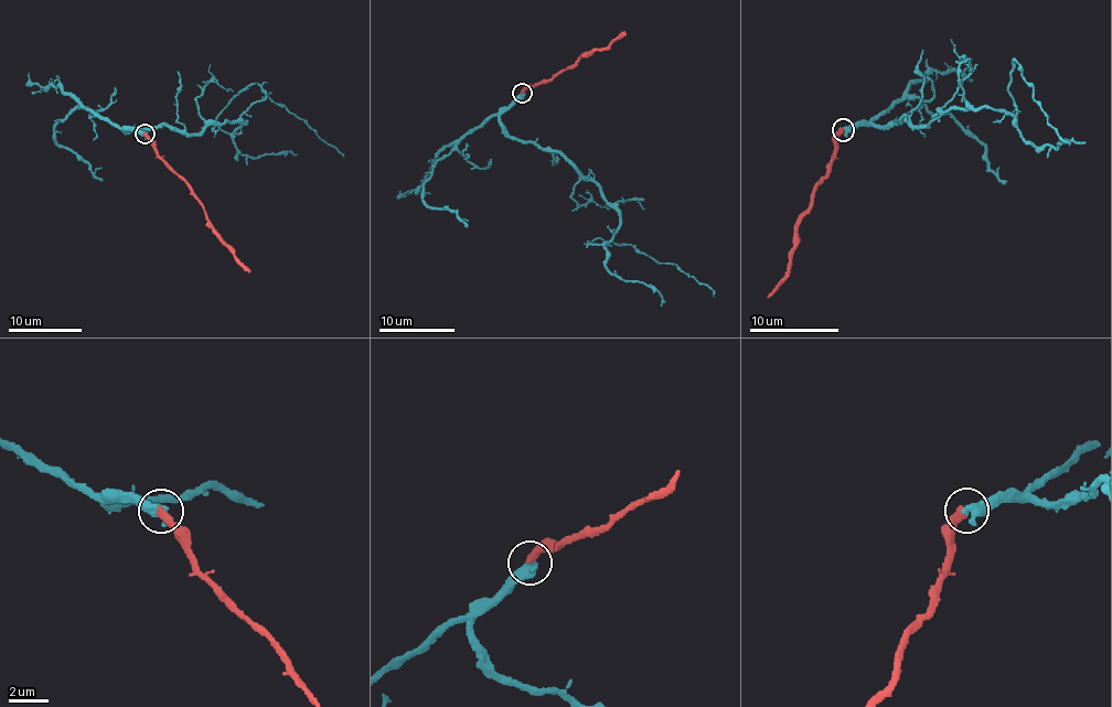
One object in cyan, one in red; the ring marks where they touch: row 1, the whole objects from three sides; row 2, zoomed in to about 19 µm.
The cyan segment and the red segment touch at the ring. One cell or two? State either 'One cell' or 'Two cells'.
Two cells

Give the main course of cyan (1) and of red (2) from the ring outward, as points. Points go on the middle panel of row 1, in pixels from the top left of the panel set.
1: (522, 93), (499, 125), (559, 151), (619, 214), (612, 236), (590, 244), (602, 239), (674, 263), (713, 296)
2: (522, 93), (549, 82), (580, 56), (607, 49), (624, 31)

